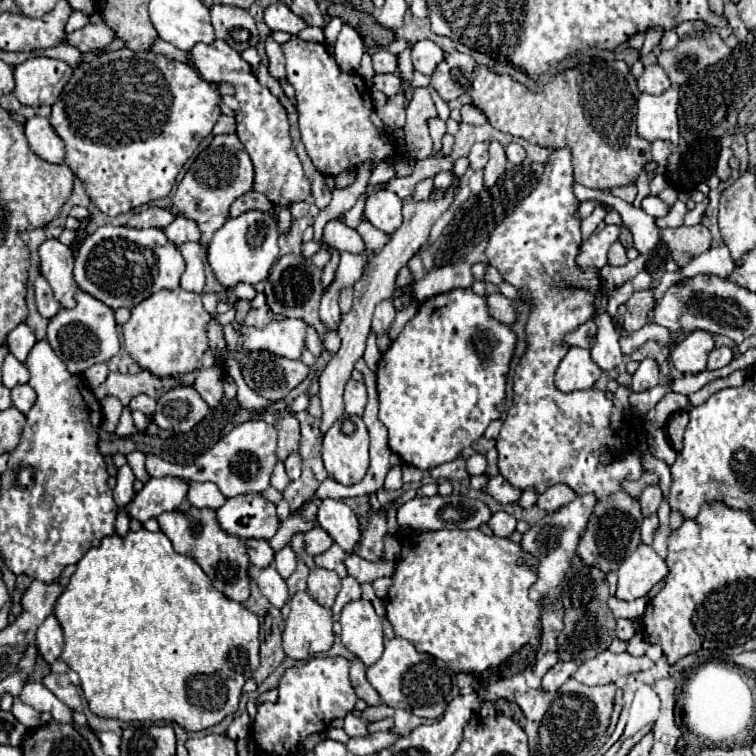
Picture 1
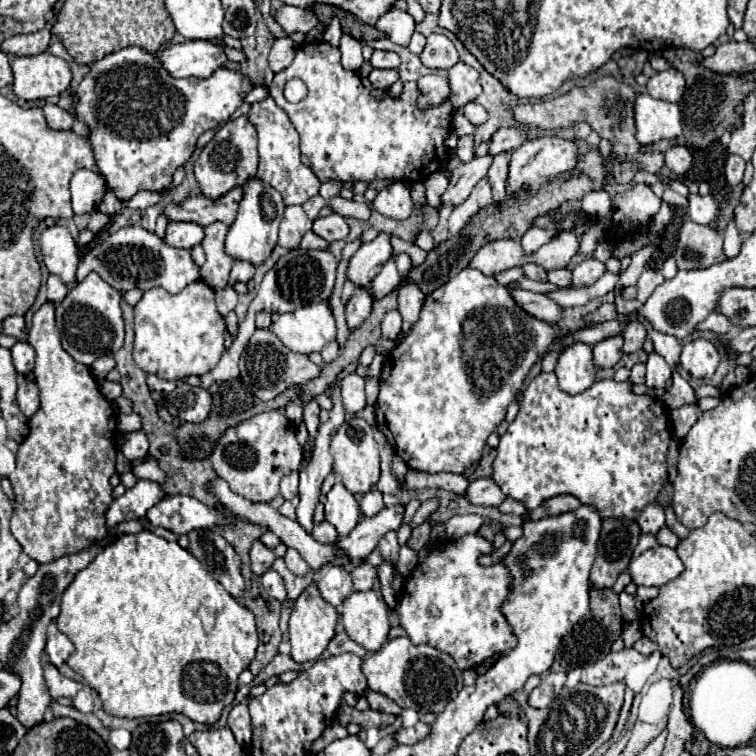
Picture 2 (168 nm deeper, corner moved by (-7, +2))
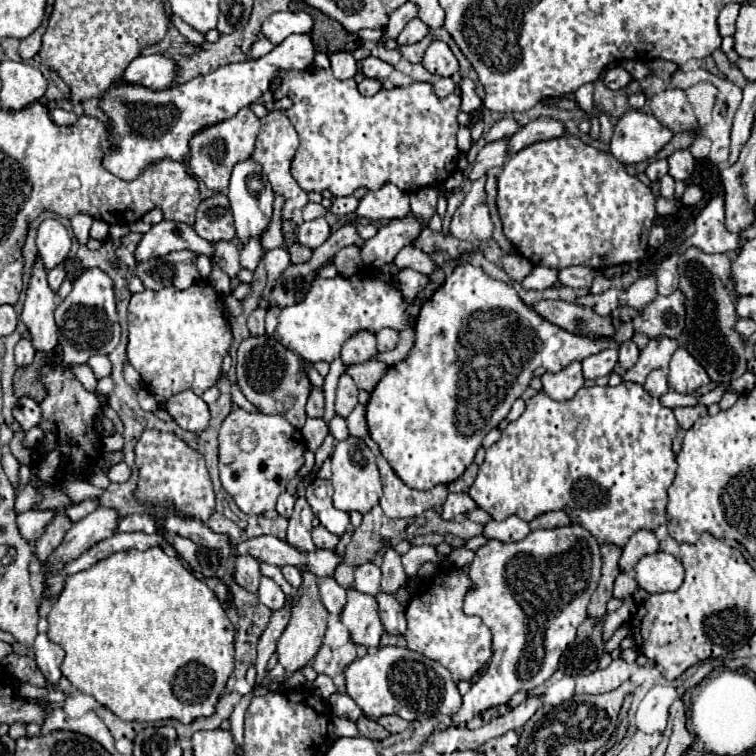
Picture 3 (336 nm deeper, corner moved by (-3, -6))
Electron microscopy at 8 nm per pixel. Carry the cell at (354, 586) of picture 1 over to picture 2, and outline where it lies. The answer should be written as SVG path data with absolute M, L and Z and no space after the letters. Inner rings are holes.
M362 562L360 566L356 566L350 576L354 580L354 590L370 590L374 580L376 580L378 568L374 568L370 562Z

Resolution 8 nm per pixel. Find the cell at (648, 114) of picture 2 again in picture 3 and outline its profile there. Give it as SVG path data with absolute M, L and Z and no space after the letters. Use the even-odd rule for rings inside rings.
M628 110L614 126L610 150L624 164L638 164L660 152L674 132L660 124L652 114Z

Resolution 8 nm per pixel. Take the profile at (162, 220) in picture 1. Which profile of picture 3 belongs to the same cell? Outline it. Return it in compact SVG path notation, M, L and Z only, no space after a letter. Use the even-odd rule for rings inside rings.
M214 194L212 198L202 200L196 210L196 222L192 228L200 238L208 242L232 240L234 224L232 224L232 210L228 204L228 196Z

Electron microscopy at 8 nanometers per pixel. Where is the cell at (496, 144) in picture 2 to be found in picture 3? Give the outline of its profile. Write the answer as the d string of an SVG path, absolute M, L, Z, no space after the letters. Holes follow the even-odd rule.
M538 118L526 126L522 126L516 134L512 134L508 138L508 146L506 146L506 154L512 156L516 152L520 152L522 148L540 142L540 140L550 140L550 138L558 138L564 134L564 128L558 120L554 118Z

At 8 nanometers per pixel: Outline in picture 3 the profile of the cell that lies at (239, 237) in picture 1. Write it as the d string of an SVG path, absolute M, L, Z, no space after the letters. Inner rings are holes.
M244 160L244 162L236 164L236 168L232 170L232 178L230 178L228 198L230 198L230 206L232 206L232 214L234 214L234 228L236 228L238 244L246 246L252 238L262 238L268 224L272 222L274 190L254 160Z

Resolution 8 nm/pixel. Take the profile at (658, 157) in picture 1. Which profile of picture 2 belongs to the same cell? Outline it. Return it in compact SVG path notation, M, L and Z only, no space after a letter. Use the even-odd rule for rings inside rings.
M676 144L676 146L672 146L670 150L666 150L666 166L674 172L674 174L678 174L678 178L682 178L688 170L690 170L690 166L692 166L692 154L690 154L690 150L686 148L686 146L682 146L682 144Z

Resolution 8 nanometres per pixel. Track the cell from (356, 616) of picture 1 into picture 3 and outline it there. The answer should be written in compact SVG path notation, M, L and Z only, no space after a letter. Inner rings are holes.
M348 590L348 602L340 614L342 624L350 630L352 642L364 648L378 648L380 636L384 634L384 626L378 616L378 604L374 596Z

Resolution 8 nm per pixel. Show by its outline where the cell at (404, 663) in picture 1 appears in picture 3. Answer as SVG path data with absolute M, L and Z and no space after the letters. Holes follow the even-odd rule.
M382 646L354 660L346 668L346 692L370 718L398 714L408 722L426 720L436 714L450 716L460 708L462 700L458 686L442 664L400 646Z

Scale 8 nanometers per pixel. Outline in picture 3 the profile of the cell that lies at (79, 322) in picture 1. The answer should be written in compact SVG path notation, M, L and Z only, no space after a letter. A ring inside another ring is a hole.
M98 268L86 270L76 282L72 292L56 308L58 344L62 346L64 364L86 364L94 354L110 354L120 342L120 324L116 316L112 280Z

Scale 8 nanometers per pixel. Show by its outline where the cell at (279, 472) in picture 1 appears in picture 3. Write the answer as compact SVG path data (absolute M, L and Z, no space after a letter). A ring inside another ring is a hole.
M282 492L280 498L278 498L278 504L276 504L276 510L278 510L280 516L288 518L292 514L292 510L294 510L294 496L288 494L288 492Z

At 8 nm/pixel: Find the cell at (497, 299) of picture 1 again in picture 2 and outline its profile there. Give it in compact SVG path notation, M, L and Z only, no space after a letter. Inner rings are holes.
M512 290L514 300L518 302L518 306L522 306L528 314L536 316L538 320L546 320L546 322L558 322L562 318L564 308L560 304L556 304L550 296L546 294L534 294L530 290Z

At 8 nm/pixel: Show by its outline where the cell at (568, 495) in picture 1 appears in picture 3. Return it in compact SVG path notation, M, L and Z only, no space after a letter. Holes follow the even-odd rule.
M554 510L554 512L546 512L546 514L538 516L538 518L534 518L530 522L530 528L532 530L538 530L538 528L558 528L558 526L564 526L568 522L570 522L570 518L568 518L568 514L564 510Z

